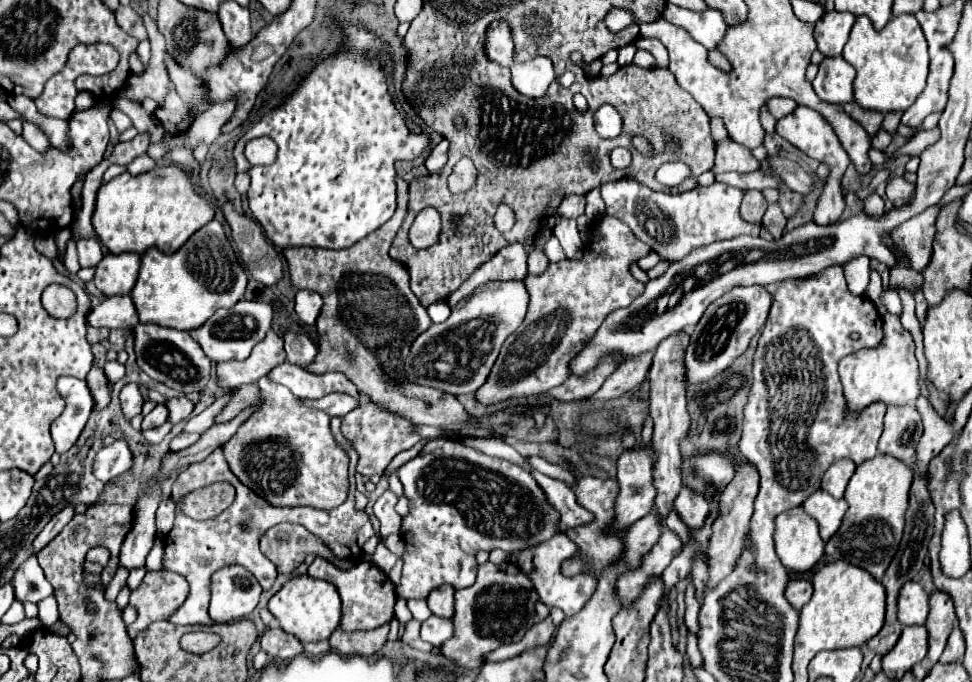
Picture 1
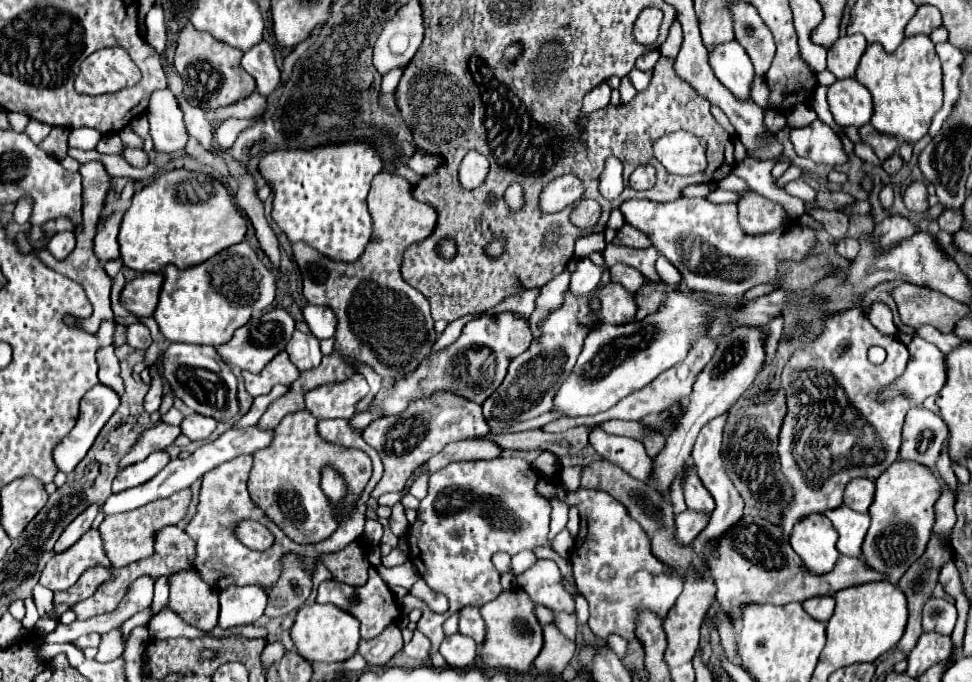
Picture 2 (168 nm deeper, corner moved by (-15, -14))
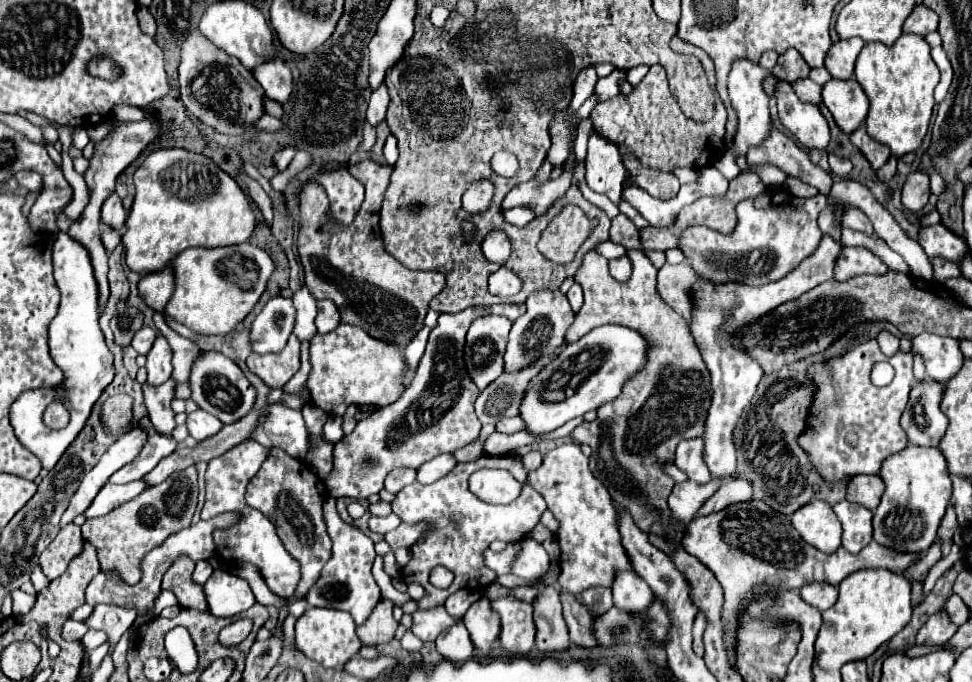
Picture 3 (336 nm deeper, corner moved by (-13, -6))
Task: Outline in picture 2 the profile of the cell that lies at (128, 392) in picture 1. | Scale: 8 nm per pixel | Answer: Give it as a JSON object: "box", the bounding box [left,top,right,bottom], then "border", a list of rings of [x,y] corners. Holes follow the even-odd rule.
{"box":[144,368,162,414],"border":[[[150,368],[150,374],[152,374],[152,386],[144,398],[144,410],[148,414],[154,414],[158,408],[160,408],[160,402],[162,402],[162,380],[158,376],[156,370]]]}

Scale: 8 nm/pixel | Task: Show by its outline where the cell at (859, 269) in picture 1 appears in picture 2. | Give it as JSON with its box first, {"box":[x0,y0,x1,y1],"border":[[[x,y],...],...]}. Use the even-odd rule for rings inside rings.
{"box":[868,302,896,336],"border":[[[872,302],[870,310],[868,310],[868,318],[882,334],[892,334],[892,336],[896,334],[896,326],[892,322],[892,312],[890,312],[888,304]]]}

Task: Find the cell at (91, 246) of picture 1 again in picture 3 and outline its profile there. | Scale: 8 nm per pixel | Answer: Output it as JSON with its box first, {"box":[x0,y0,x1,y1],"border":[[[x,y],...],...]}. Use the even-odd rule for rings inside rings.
{"box":[102,192,126,230],"border":[[[112,192],[106,198],[106,202],[102,204],[102,222],[116,228],[116,230],[120,230],[124,220],[126,220],[126,212],[122,208],[122,200],[120,200],[120,196],[116,192]]]}

